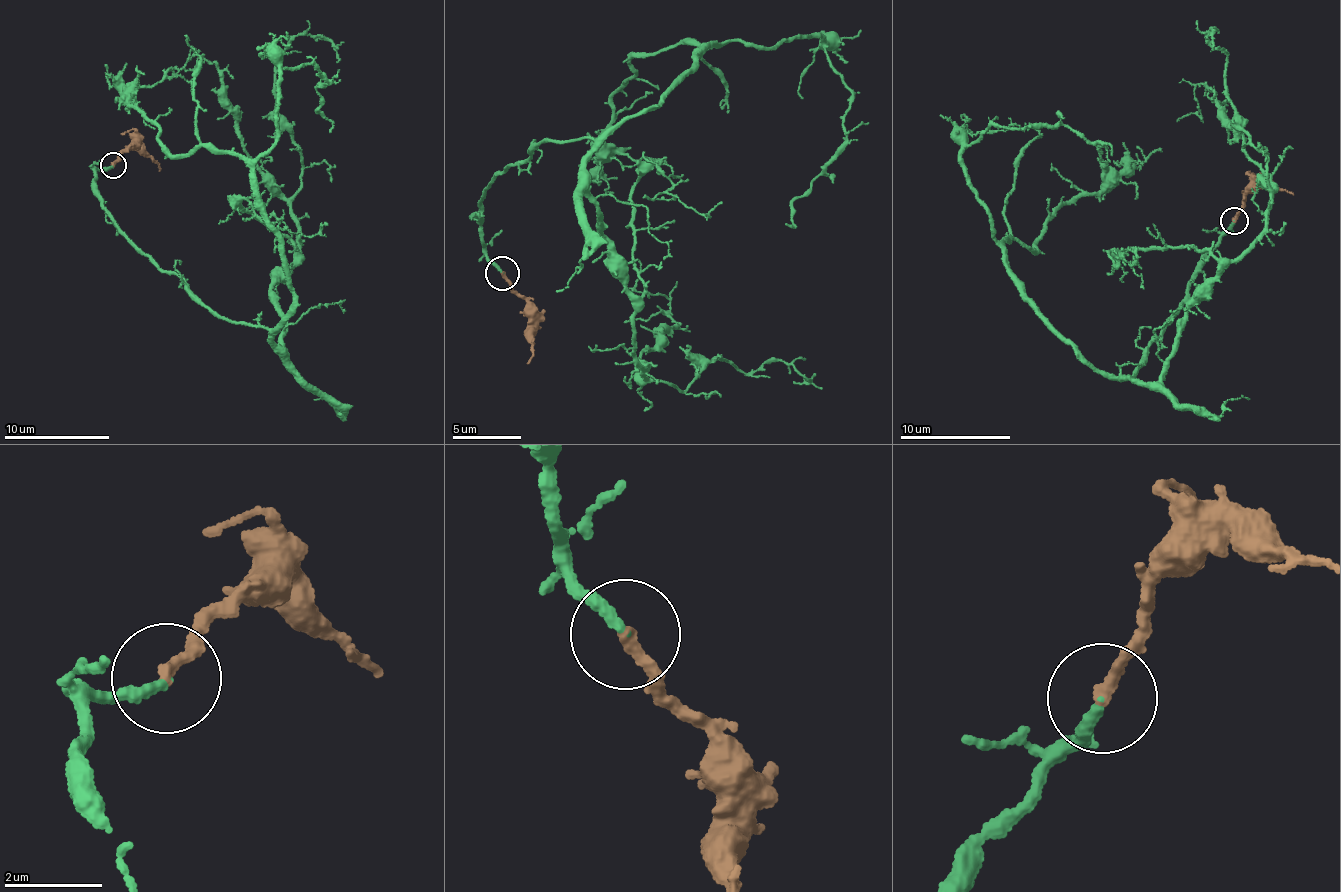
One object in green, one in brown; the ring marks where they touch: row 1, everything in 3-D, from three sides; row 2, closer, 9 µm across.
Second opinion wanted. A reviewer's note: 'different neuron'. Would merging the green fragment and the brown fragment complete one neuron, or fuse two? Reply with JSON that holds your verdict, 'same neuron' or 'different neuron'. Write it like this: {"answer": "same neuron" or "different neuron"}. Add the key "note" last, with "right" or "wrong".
{"answer": "same neuron", "note": "wrong"}

